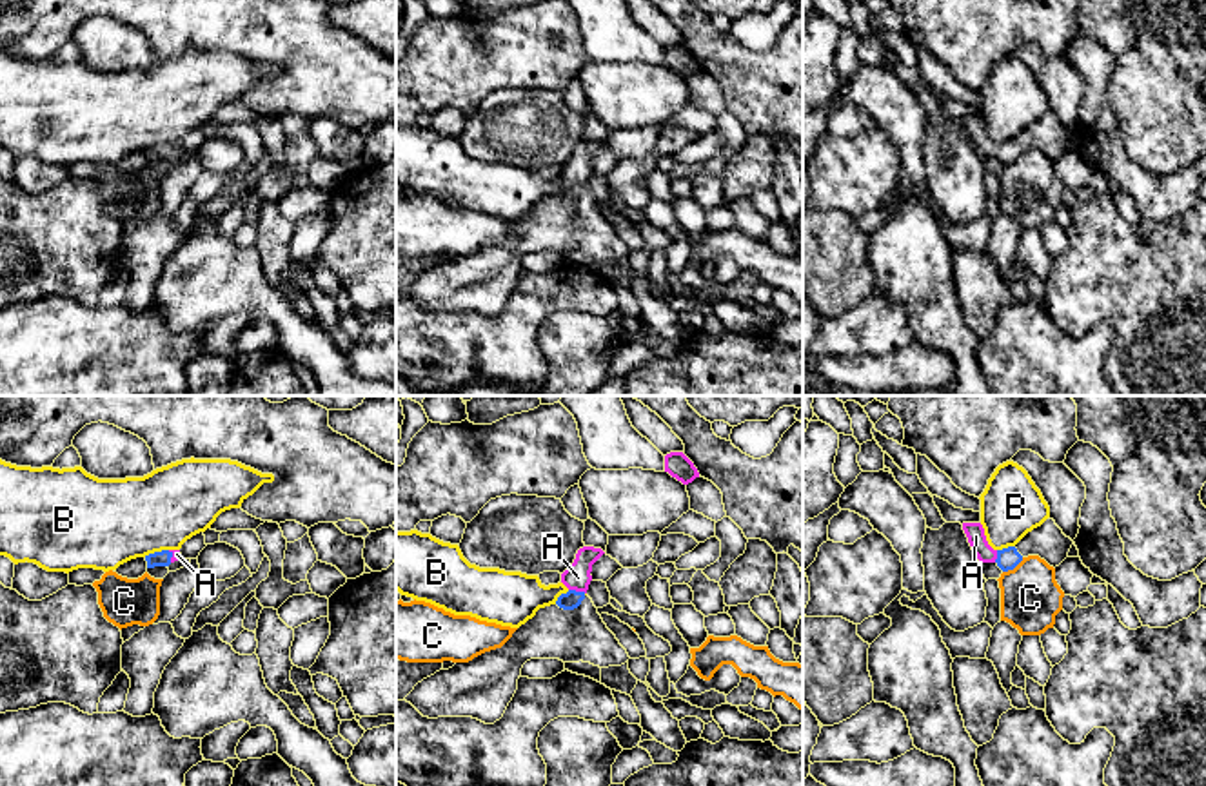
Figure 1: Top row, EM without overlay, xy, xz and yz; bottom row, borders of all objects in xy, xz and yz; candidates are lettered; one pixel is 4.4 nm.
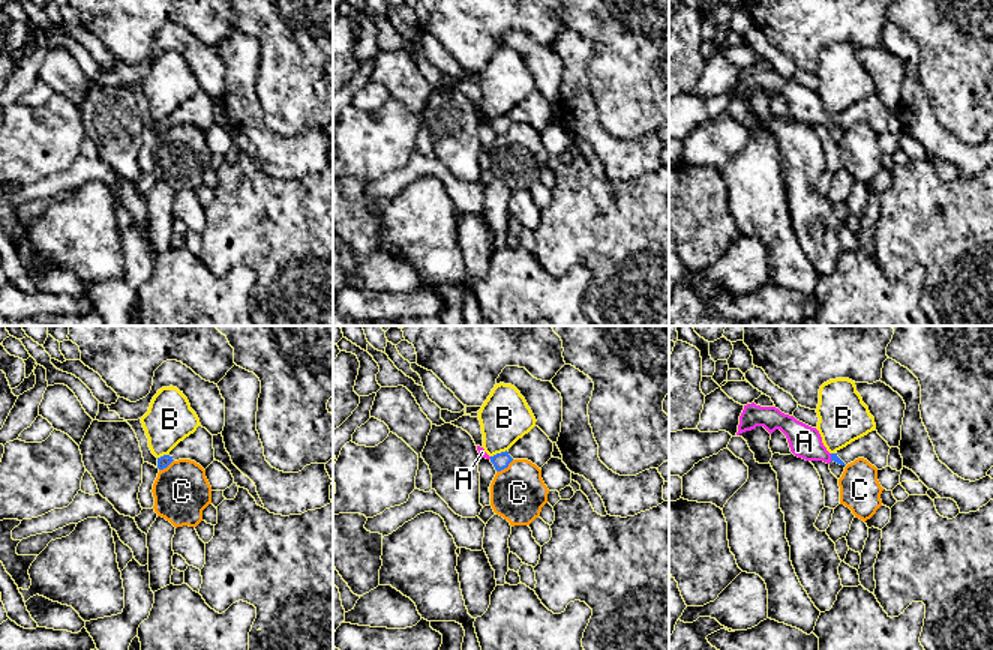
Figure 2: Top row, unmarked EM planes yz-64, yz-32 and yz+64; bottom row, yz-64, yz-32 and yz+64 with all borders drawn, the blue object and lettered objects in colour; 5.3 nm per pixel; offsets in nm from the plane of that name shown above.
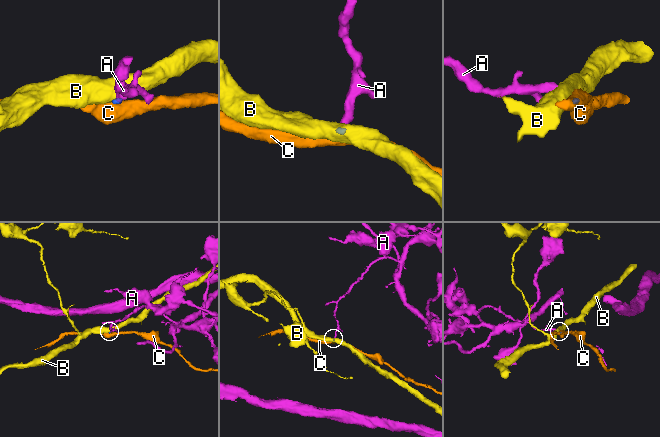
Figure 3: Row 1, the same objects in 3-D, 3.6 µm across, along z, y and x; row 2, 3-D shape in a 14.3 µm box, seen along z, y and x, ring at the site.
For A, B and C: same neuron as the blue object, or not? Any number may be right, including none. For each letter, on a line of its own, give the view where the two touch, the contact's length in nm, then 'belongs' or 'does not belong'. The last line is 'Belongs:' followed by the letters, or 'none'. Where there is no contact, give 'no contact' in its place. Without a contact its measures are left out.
A: xz | 80 nm | belongs
B: xy | 120 nm | does not belong
C: yz | 120 nm | does not belong
Belongs: A

